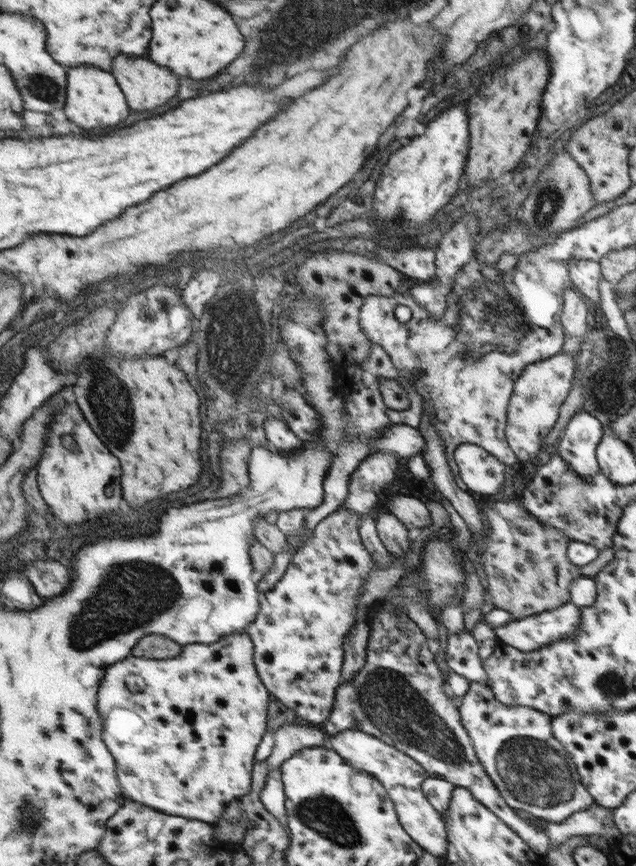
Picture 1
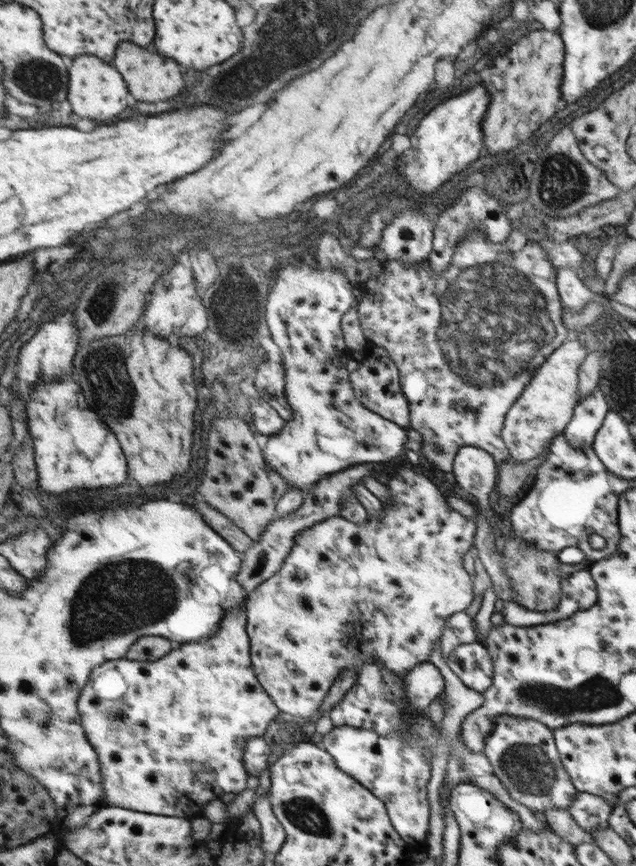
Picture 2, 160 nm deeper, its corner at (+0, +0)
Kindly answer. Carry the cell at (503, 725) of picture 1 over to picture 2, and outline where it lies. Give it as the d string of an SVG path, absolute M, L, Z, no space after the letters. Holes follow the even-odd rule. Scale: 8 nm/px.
M508 714L494 716L490 722L489 733L483 735L483 755L491 762L493 772L504 783L512 799L540 813L550 808L568 808L578 790L561 765L552 729L538 720Z

